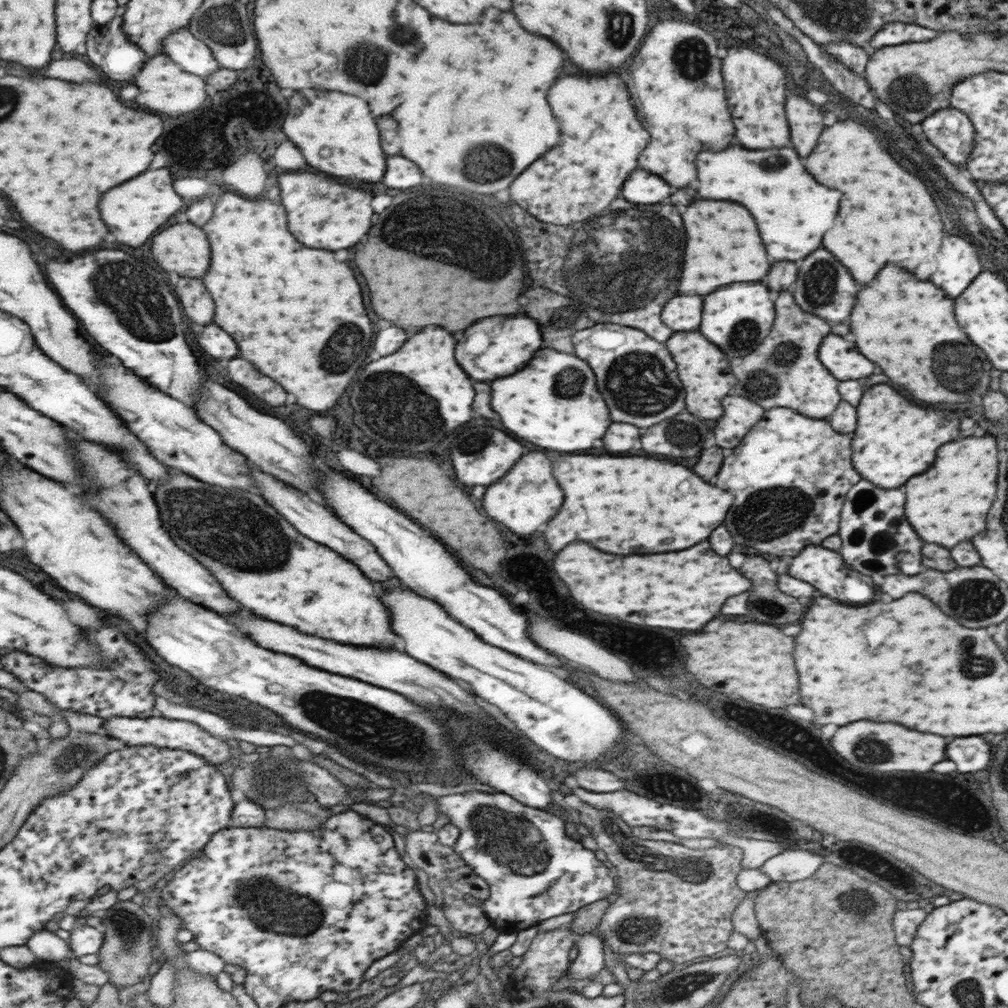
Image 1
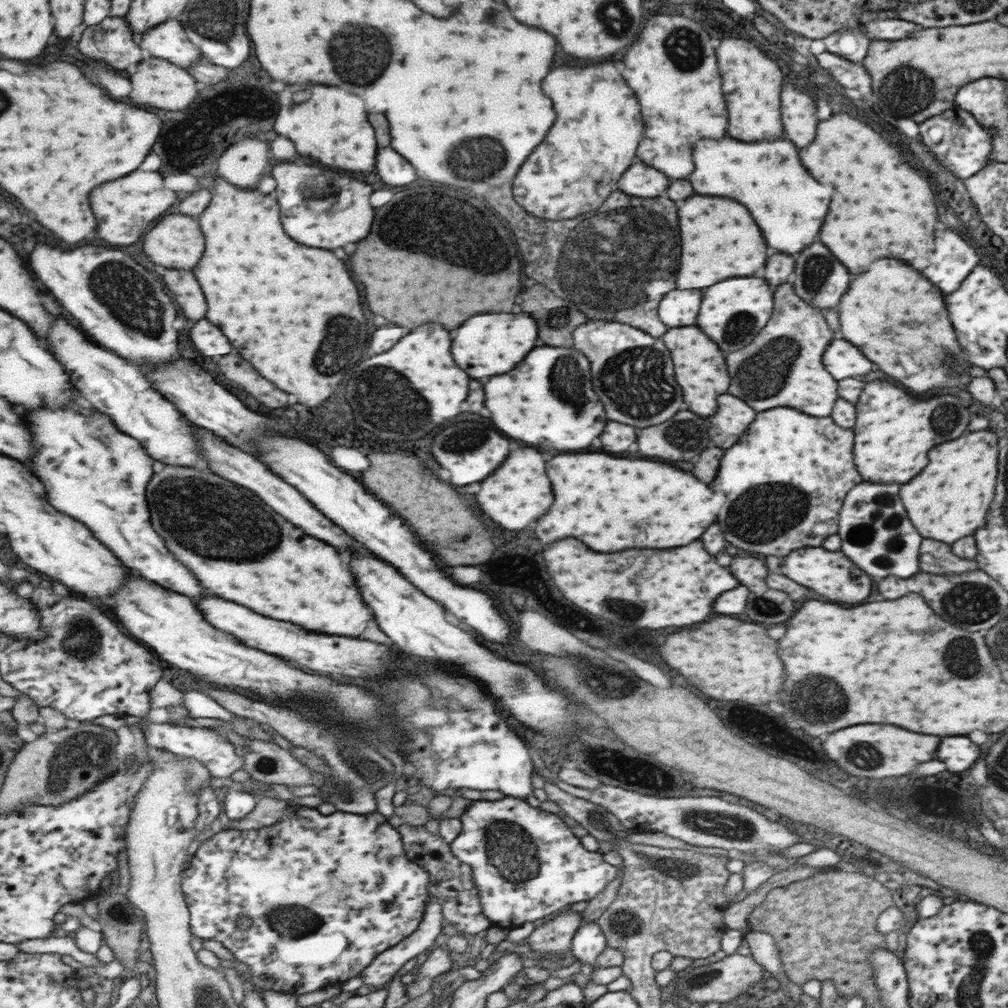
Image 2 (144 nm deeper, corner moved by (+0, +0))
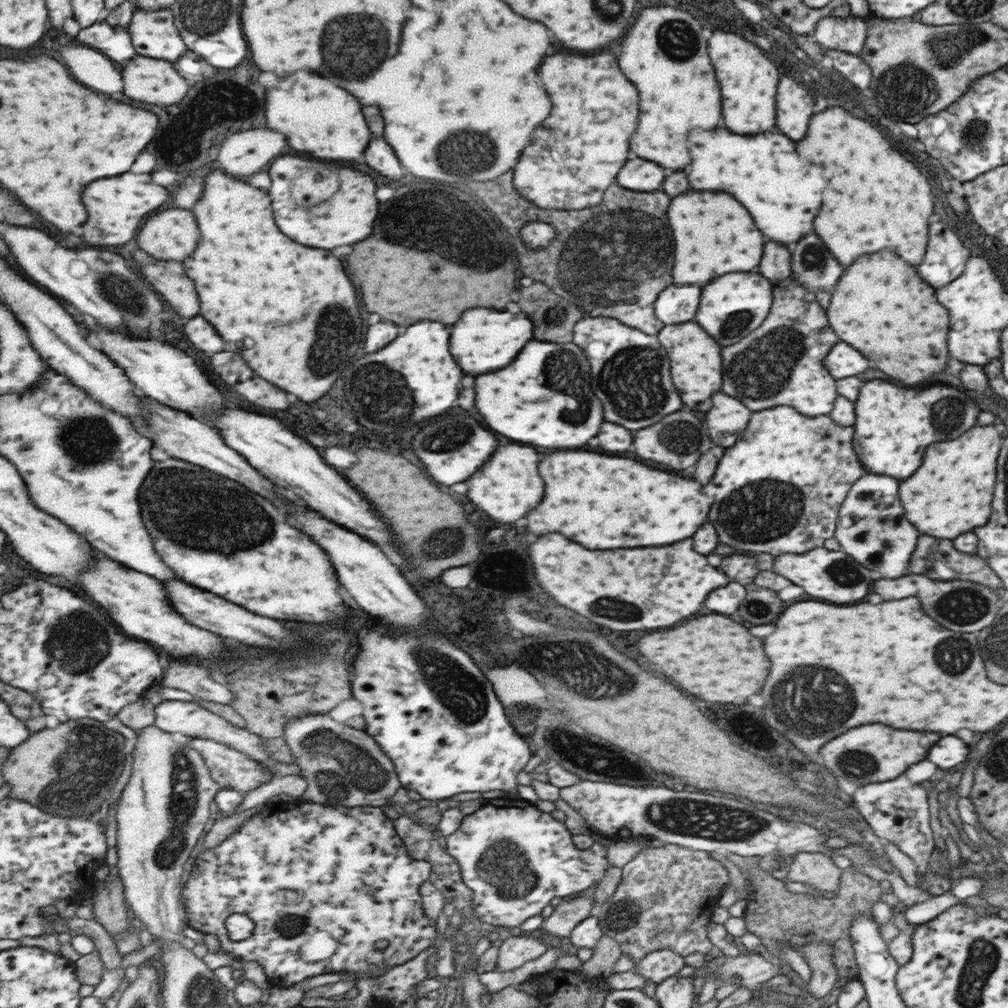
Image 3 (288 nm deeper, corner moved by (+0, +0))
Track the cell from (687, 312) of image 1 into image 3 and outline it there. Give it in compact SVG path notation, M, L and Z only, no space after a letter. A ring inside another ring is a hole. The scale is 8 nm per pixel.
M669 286L663 290L663 294L659 294L659 302L655 302L655 314L659 314L659 320L667 324L687 322L697 310L697 300L697 286Z

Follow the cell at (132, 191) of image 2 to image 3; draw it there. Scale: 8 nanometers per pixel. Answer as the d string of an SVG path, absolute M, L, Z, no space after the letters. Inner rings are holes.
M127 172L119 178L99 180L95 182L95 186L87 186L87 194L83 194L83 200L87 202L87 210L91 214L91 222L83 226L87 230L83 238L91 244L123 246L137 236L139 226L143 226L145 220L163 206L163 202L171 200L171 194L167 188L155 184L151 174Z

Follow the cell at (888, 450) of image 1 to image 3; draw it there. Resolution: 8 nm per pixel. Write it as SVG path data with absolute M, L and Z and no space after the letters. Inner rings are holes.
M869 380L861 386L855 400L853 450L865 468L865 474L883 474L905 480L921 464L927 444L957 438L975 424L979 412L981 410L977 410L963 392L949 386L913 390L883 380Z

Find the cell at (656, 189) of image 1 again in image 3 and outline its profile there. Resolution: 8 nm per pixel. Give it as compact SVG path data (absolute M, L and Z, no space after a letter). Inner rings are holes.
M633 158L619 170L619 188L625 190L635 190L635 192L653 192L661 188L661 178L665 178L665 170L661 174L661 168L653 162Z

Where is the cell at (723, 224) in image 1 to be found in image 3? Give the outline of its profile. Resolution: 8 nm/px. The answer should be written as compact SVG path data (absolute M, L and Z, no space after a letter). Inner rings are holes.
M693 190L691 194L679 194L675 206L671 206L671 228L675 230L675 284L705 286L705 282L727 272L751 272L761 260L763 236L751 222L747 210L729 194Z

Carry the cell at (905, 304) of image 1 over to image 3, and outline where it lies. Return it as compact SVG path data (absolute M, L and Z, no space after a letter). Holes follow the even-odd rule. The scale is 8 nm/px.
M891 252L883 254L867 254L863 262L855 262L855 266L847 266L841 274L827 308L829 324L839 330L839 340L855 346L861 354L867 354L875 362L875 366L887 376L901 380L901 384L915 386L927 380L931 374L939 374L949 360L945 348L945 334L949 328L947 310L935 302L933 288L925 284L911 266L907 266L901 258Z

